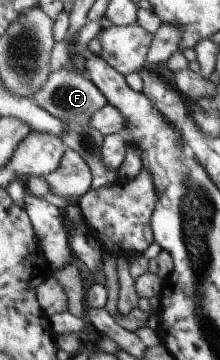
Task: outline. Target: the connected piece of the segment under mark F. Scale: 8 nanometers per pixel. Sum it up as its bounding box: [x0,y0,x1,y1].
[33,68,121,189]

